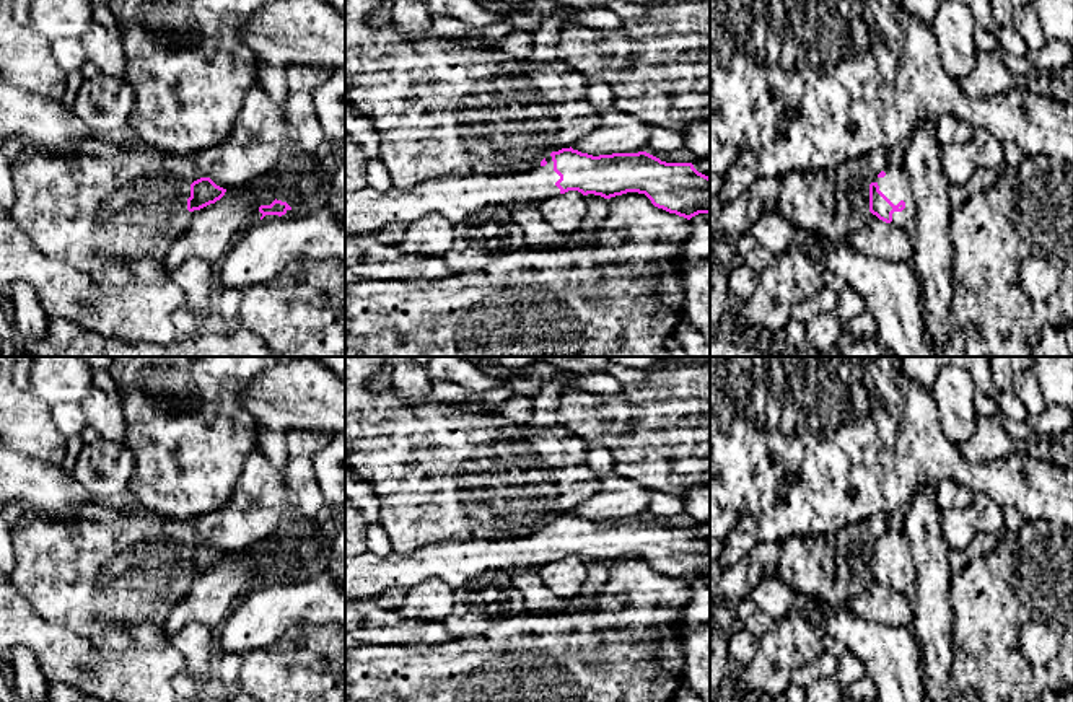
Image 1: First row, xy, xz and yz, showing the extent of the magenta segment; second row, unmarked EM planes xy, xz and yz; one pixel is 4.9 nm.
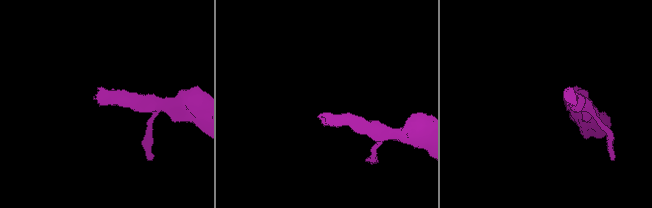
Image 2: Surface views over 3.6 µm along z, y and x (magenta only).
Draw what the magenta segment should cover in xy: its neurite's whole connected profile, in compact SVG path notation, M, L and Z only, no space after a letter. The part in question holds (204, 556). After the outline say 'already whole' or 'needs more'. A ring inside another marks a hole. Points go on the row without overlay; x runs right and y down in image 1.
M200 542L191 549L191 562L187 564L187 575L200 575L215 568L225 560L226 554L217 551L210 542Z; already whole

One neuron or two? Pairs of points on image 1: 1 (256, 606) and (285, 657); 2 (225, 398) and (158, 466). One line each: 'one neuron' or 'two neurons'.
1: two neurons
2: one neuron

